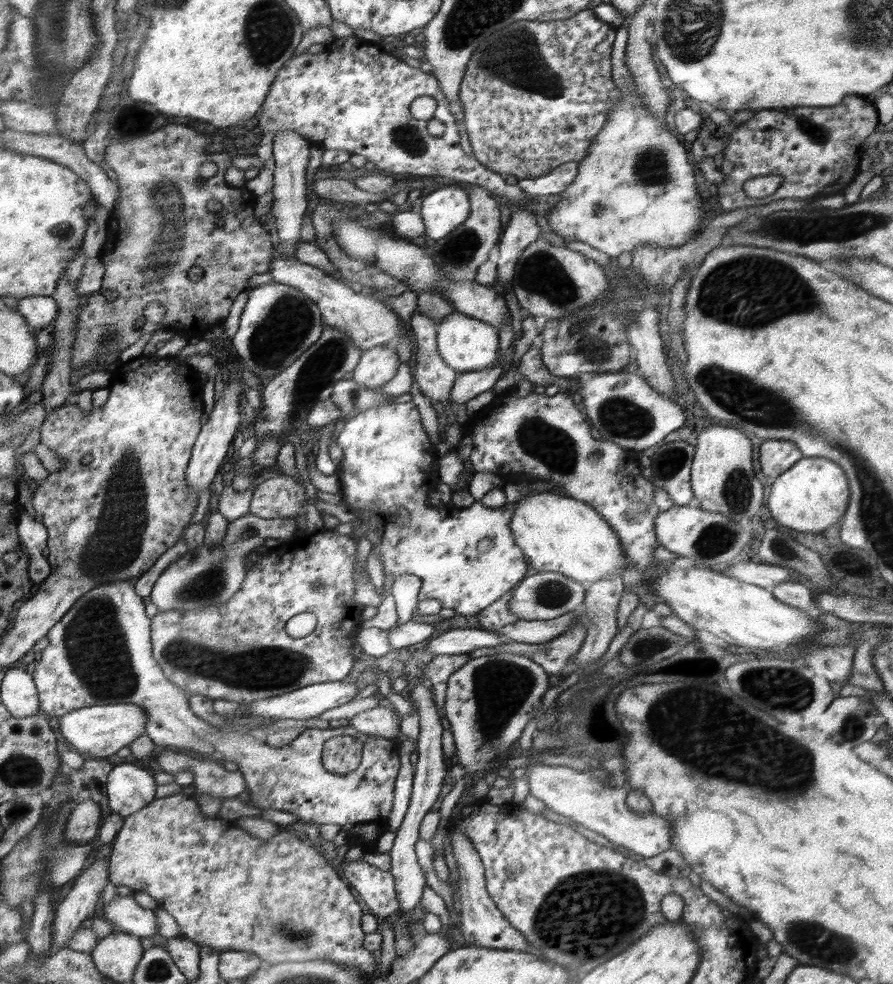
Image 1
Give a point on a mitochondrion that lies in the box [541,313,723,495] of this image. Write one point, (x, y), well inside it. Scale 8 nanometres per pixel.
(618, 416)

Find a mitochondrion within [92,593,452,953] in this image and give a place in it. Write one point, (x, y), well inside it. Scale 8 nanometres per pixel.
(263, 667)

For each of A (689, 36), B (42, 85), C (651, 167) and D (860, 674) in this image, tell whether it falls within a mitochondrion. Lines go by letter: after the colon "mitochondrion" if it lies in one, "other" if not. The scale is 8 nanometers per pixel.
A: mitochondrion
B: mitochondrion
C: mitochondrion
D: other

